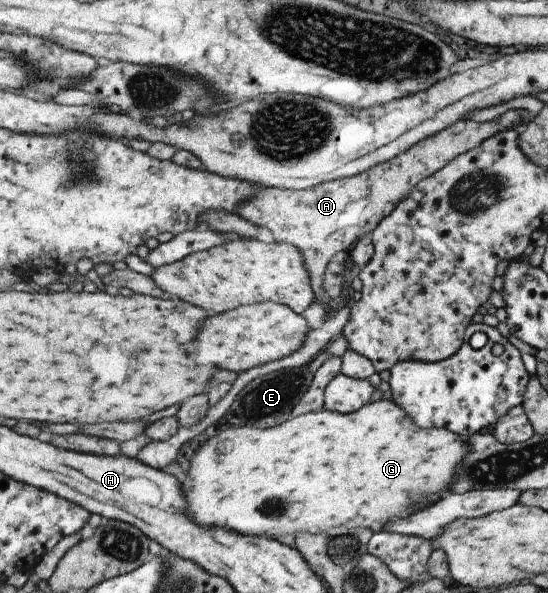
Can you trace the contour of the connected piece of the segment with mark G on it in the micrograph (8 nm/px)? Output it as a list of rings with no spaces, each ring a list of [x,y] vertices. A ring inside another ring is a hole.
[[[386,399],[352,414],[325,408],[268,430],[230,428],[212,438],[192,458],[188,472],[192,482],[184,484],[188,514],[200,526],[222,526],[246,536],[276,539],[302,532],[322,534],[343,526],[380,528],[398,518],[408,518],[448,495],[456,466],[470,452],[466,442],[448,428],[421,428],[402,406]]]

